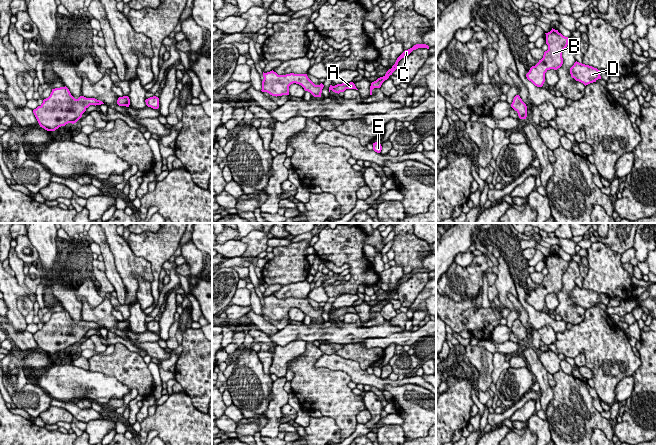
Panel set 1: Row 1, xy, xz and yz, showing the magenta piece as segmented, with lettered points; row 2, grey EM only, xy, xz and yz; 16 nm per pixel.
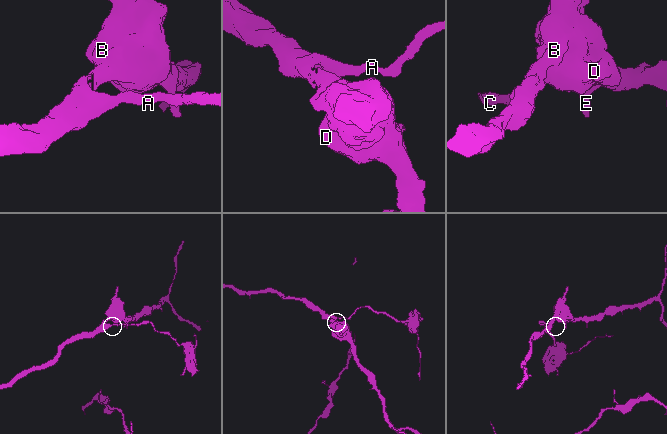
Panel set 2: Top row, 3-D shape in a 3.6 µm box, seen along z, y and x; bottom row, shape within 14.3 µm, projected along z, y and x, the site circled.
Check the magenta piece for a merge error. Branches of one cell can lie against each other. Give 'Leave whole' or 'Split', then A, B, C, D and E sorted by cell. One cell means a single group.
Leave whole. Groups: A B C D E

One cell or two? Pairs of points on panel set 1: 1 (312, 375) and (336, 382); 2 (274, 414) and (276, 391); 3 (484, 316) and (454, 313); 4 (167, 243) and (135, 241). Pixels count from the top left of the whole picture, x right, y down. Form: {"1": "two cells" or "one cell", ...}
{"1": "one cell", "2": "one cell", "3": "one cell", "4": "one cell"}

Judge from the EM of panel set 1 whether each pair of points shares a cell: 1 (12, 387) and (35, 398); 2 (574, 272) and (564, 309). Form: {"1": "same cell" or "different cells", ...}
{"1": "different cells", "2": "same cell"}

